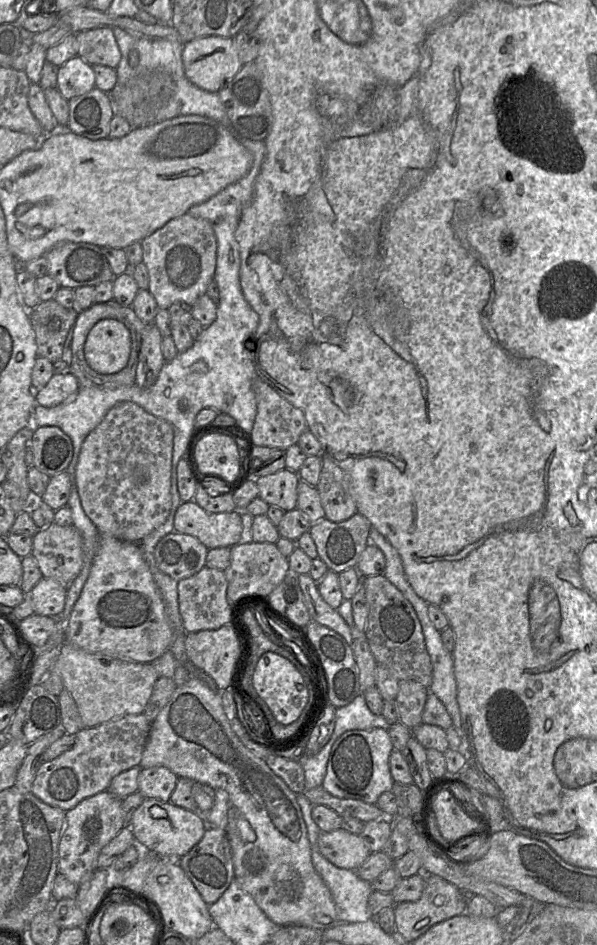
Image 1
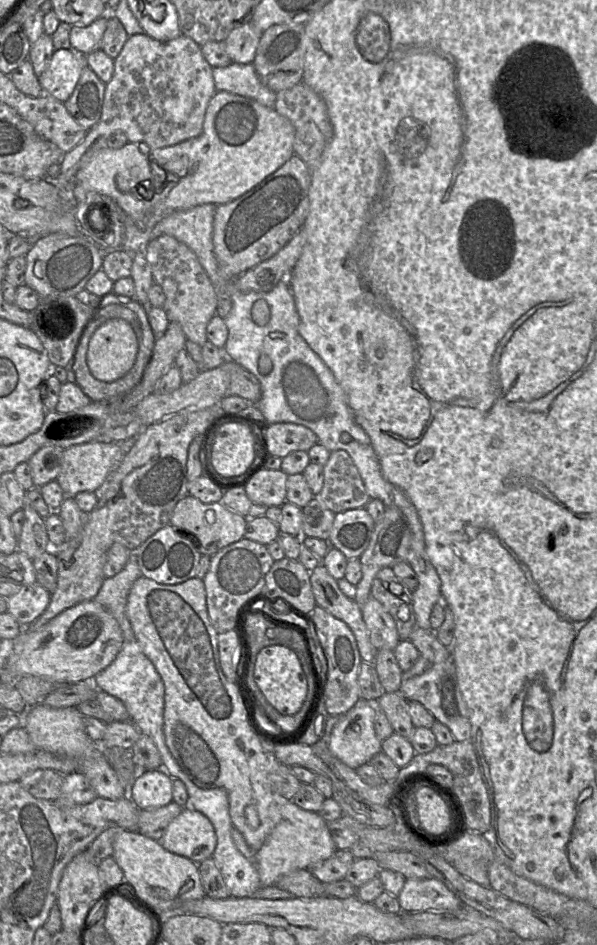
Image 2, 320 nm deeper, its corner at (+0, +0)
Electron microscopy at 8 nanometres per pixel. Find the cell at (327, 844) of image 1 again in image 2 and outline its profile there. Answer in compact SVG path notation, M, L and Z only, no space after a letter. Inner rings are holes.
M292 801L282 806L282 818L255 853L254 863L262 887L275 885L283 875L328 859L336 846L327 827L327 822L317 813L304 810Z

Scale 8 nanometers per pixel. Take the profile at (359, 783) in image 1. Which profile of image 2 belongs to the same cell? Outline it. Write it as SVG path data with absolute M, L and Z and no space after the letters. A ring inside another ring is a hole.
M360 699L338 722L327 736L329 751L352 769L370 762L382 751L375 733L374 721L379 711L374 704Z

